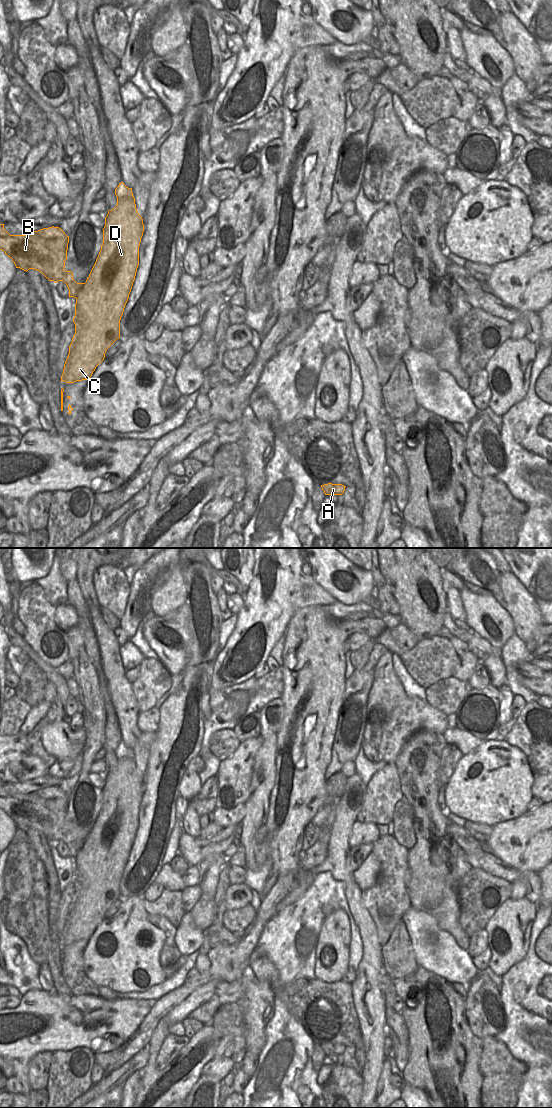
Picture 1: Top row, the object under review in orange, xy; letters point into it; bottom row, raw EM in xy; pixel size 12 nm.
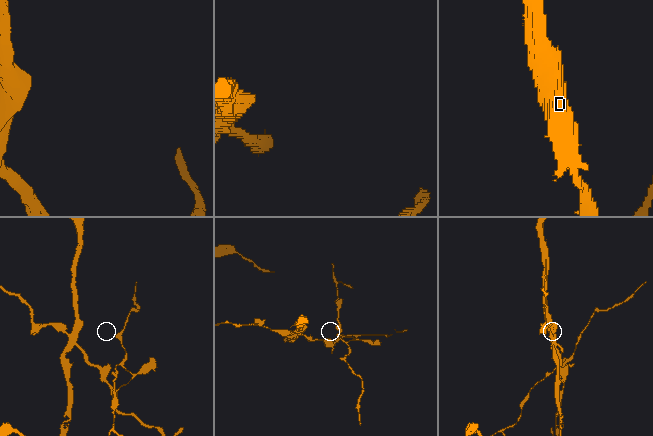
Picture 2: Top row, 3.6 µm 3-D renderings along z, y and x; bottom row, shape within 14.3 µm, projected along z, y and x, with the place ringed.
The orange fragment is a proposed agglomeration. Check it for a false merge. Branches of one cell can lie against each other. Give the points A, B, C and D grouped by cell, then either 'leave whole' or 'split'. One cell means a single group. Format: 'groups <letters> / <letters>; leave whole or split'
groups A B / C D; split

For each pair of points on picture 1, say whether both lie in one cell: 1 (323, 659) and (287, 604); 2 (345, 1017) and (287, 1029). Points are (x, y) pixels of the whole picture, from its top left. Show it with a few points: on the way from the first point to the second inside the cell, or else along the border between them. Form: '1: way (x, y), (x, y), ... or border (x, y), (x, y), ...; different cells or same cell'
1: border (316, 604), (299, 608), (290, 618), (283, 634); different cells
2: border (287, 1008), (314, 1044); different cells

